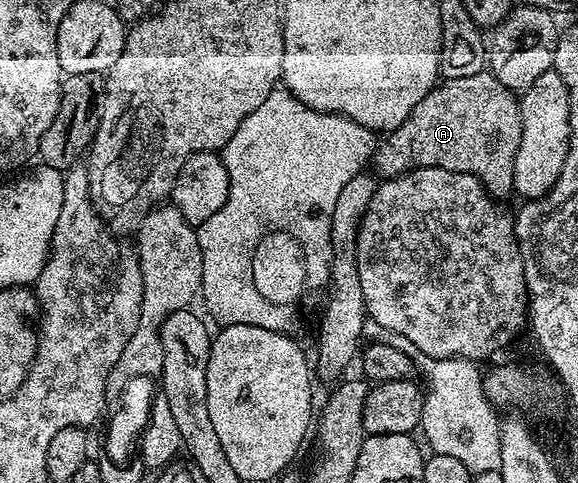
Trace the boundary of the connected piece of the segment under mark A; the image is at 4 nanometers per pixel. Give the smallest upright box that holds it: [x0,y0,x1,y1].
[370,69,522,201]

